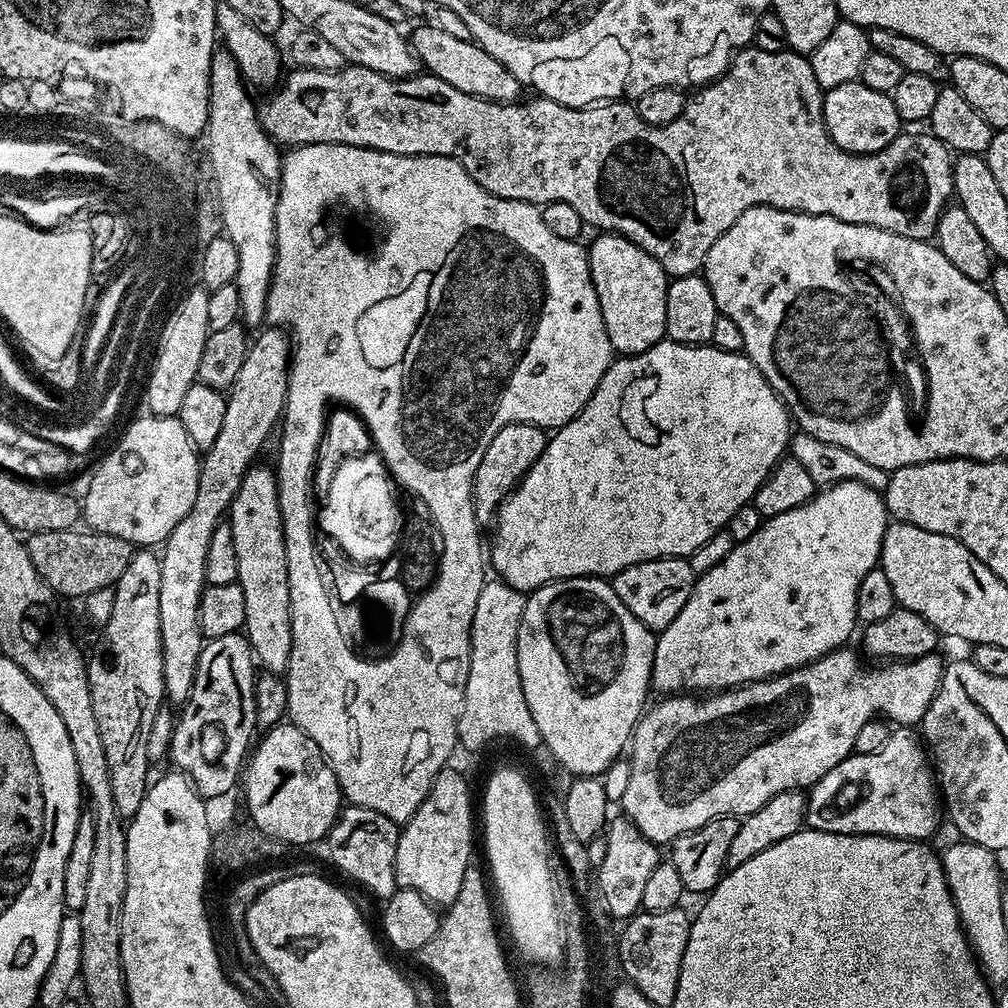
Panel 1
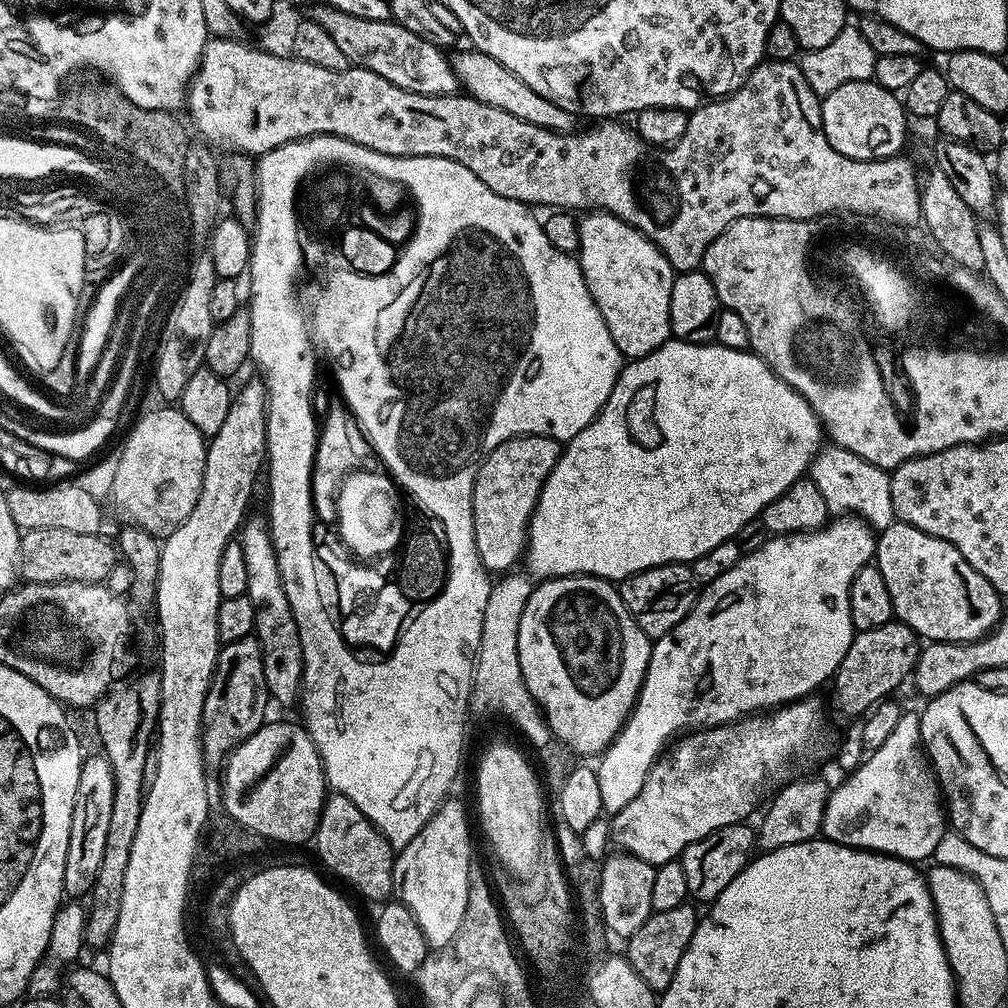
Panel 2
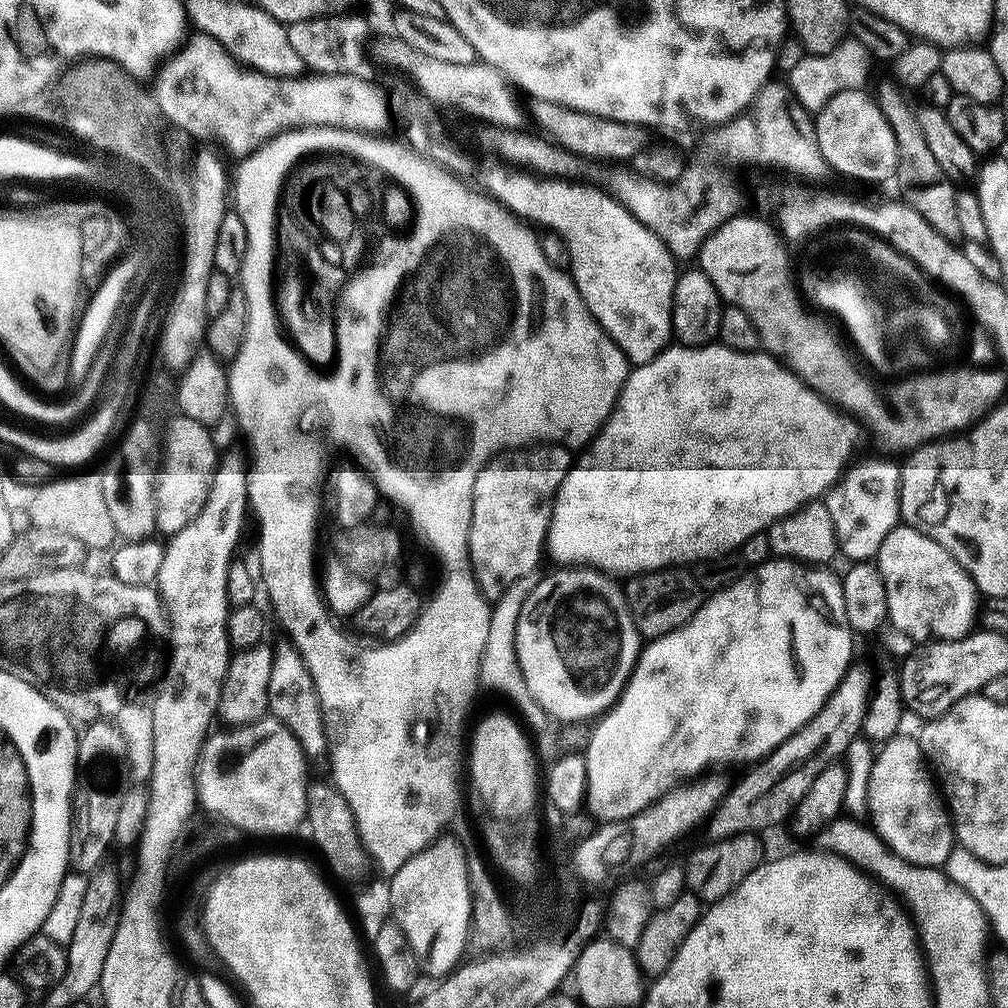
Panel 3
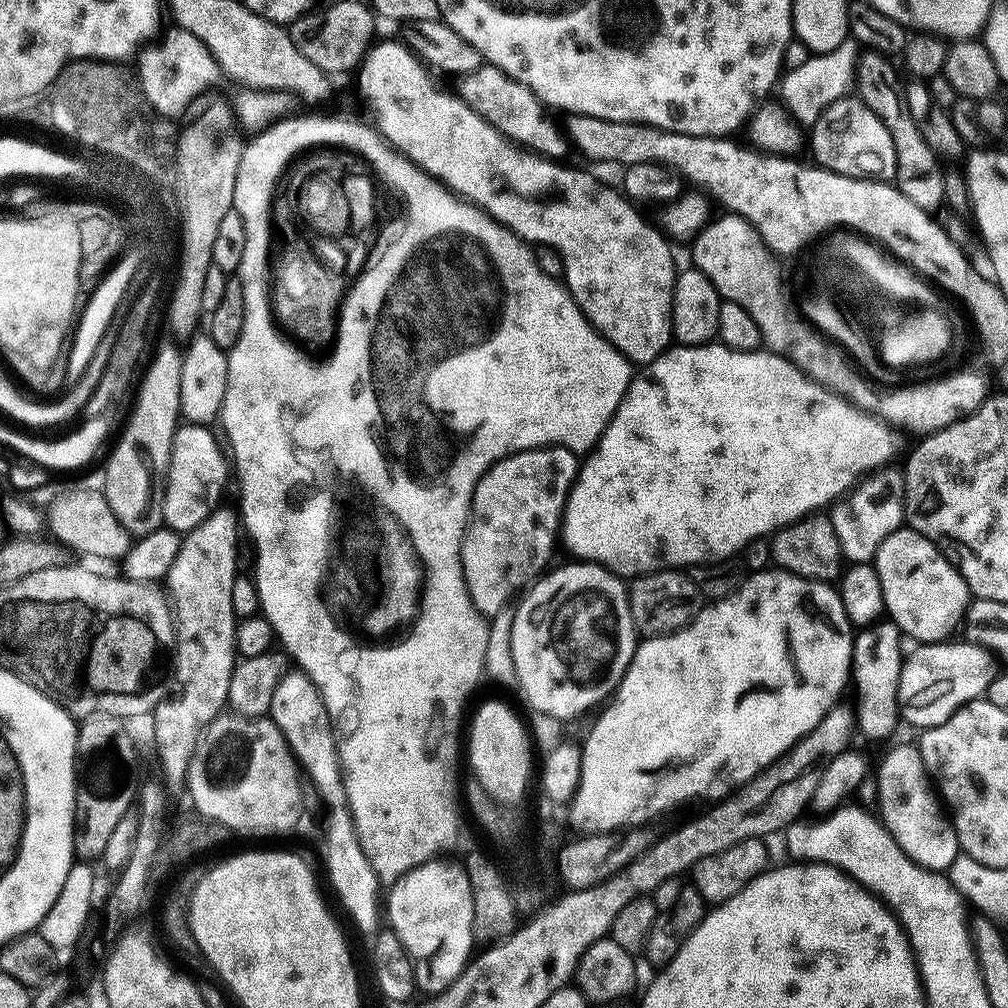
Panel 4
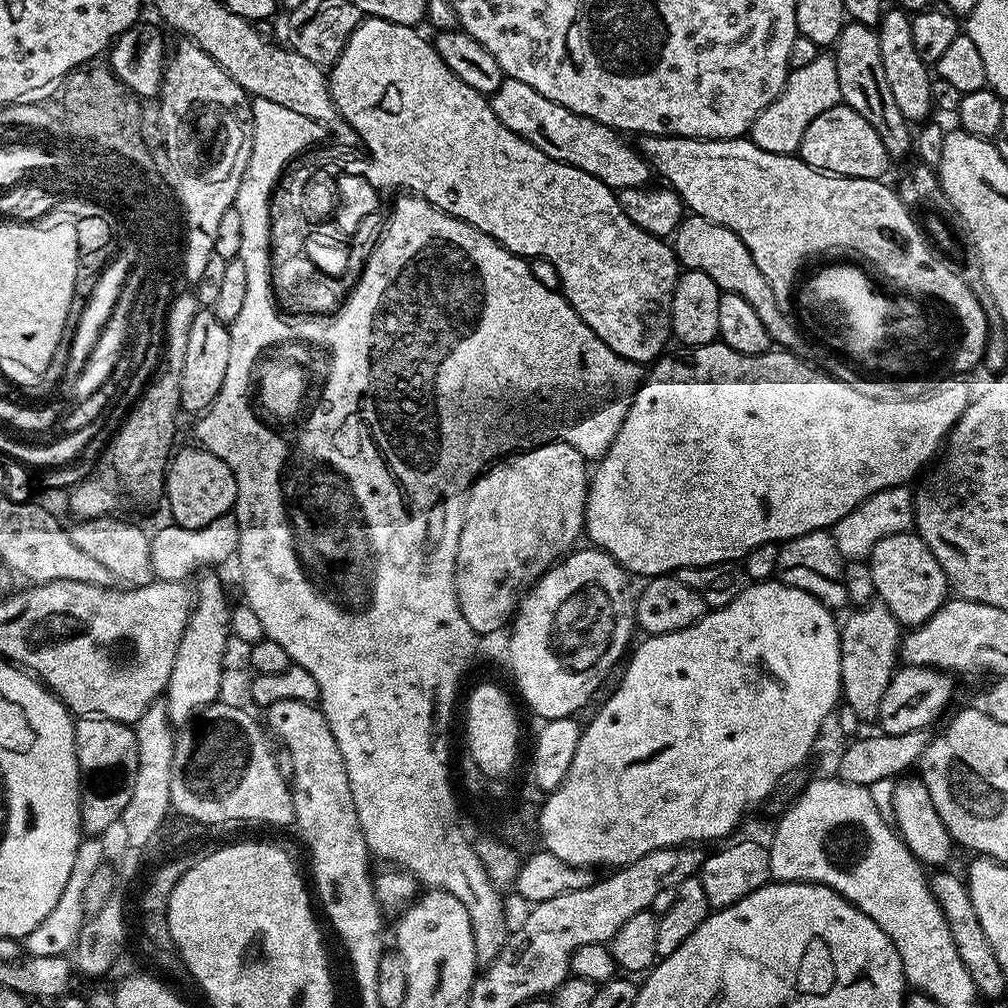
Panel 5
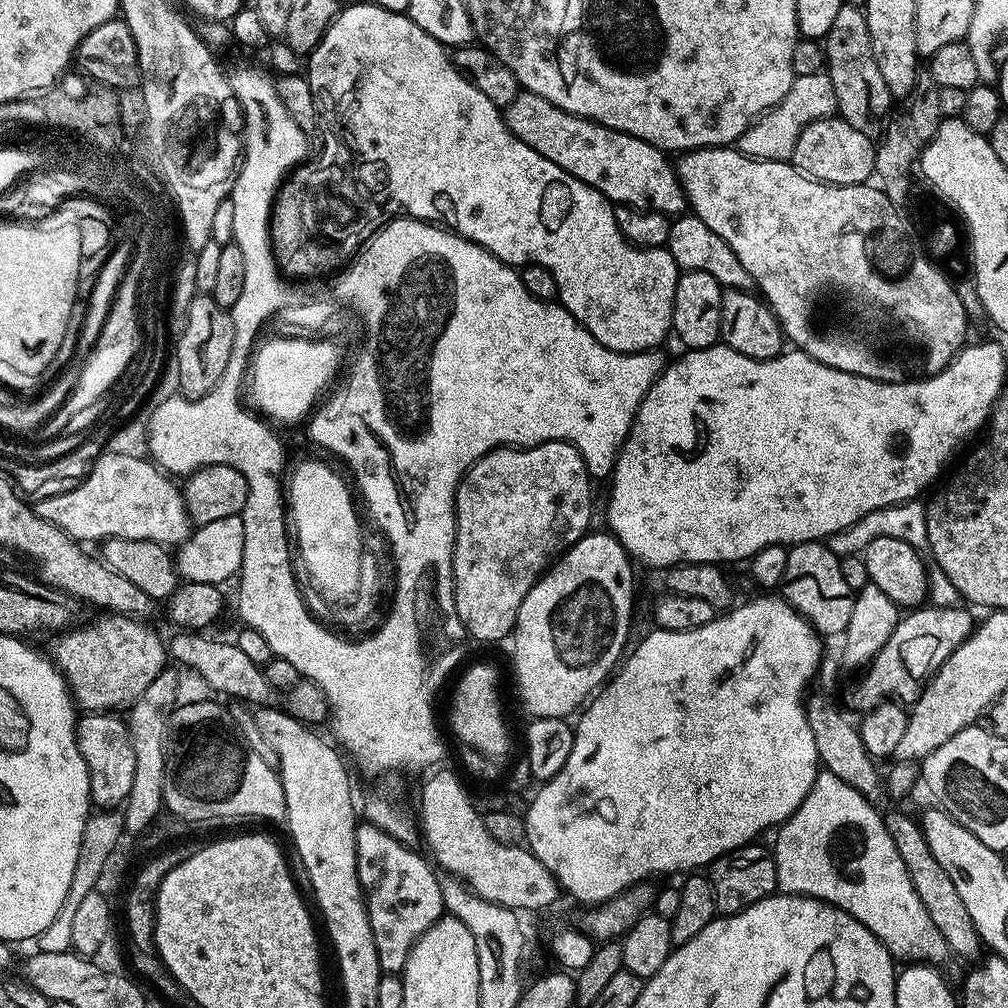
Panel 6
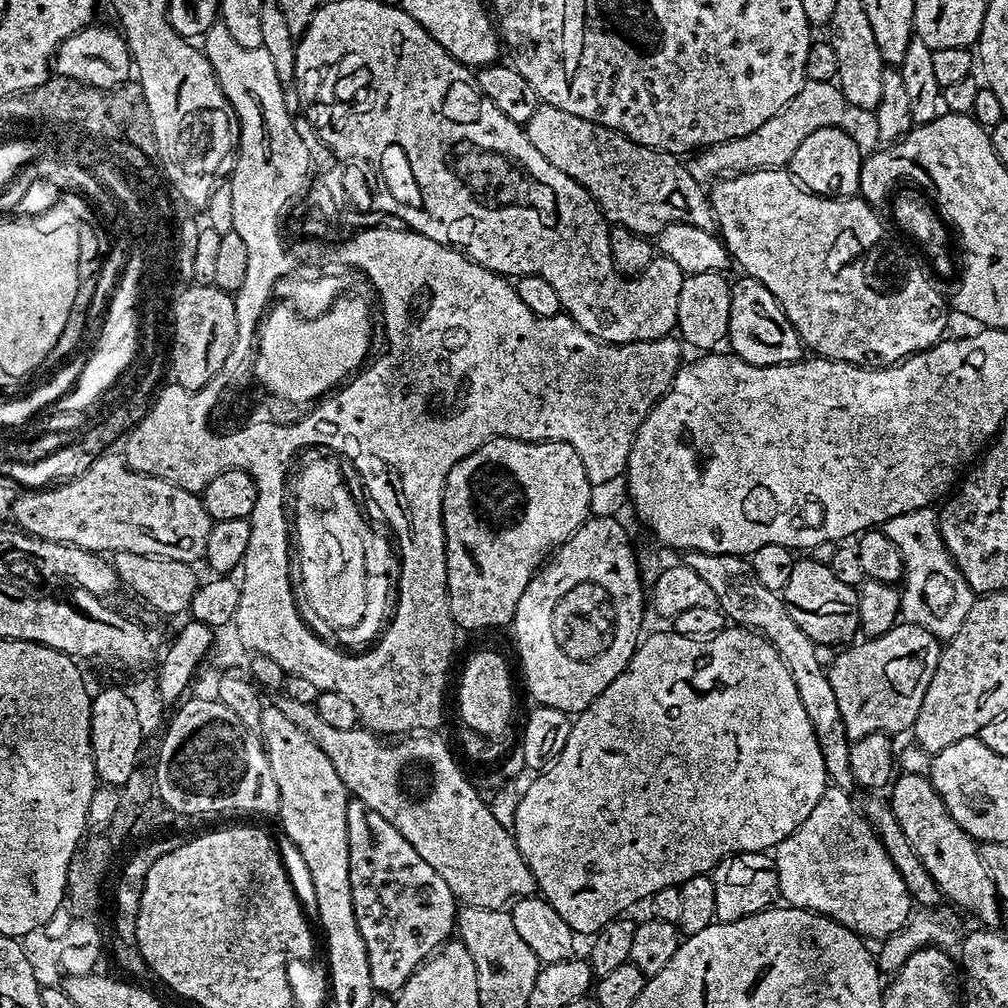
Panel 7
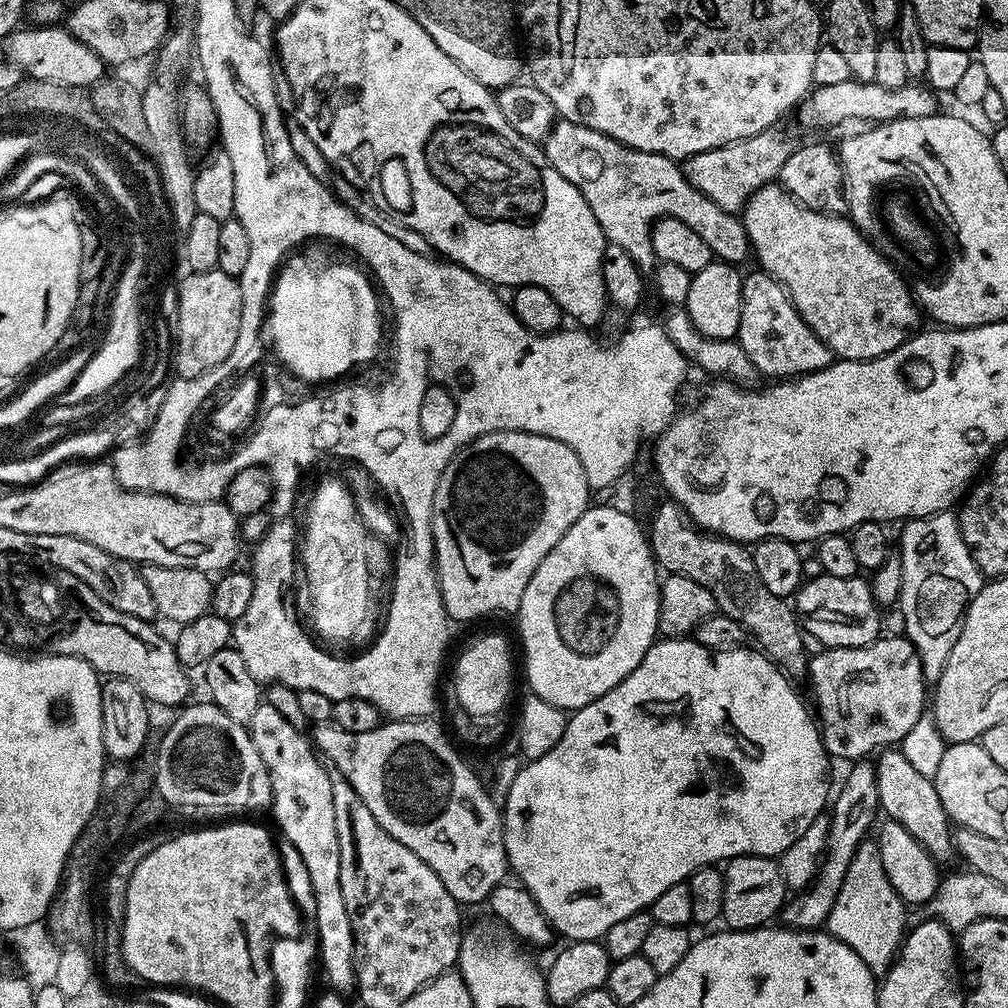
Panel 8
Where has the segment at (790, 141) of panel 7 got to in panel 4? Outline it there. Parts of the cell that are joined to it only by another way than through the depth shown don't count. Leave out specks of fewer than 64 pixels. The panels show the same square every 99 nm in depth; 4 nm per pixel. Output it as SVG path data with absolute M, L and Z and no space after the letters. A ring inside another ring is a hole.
M849 38L830 52L817 52L802 66L789 68L778 84L779 99L797 125L811 126L835 100L840 100L853 87L858 45Z

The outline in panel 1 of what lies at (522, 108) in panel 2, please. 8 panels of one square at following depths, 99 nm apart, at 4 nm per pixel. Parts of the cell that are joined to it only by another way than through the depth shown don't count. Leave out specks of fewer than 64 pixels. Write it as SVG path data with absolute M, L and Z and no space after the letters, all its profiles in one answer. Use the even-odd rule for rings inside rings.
M425 22L421 28L410 32L410 43L416 51L421 65L431 75L442 78L442 82L450 82L454 90L462 90L462 94L474 94L483 100L497 100L499 104L511 104L521 99L522 85L514 74L498 58L494 58L472 40L453 38L446 30L438 30L431 23Z

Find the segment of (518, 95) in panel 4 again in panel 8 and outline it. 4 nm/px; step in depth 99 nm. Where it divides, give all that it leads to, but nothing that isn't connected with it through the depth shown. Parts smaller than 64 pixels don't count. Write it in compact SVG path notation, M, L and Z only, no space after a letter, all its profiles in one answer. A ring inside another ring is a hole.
M557 119L550 134L542 141L545 158L586 198L586 206L594 210L594 218L598 218L598 226L602 226L605 241L614 246L622 246L626 254L633 259L644 274L651 273L658 261L652 249L652 226L664 216L678 218L678 222L686 222L706 246L710 246L713 257L717 261L727 262L733 266L743 265L744 259L752 256L752 243L744 229L744 221L737 213L722 210L718 202L710 202L706 194L702 194L684 177L683 167L669 156L634 150L598 130L590 130L590 126L582 126L578 122Z

